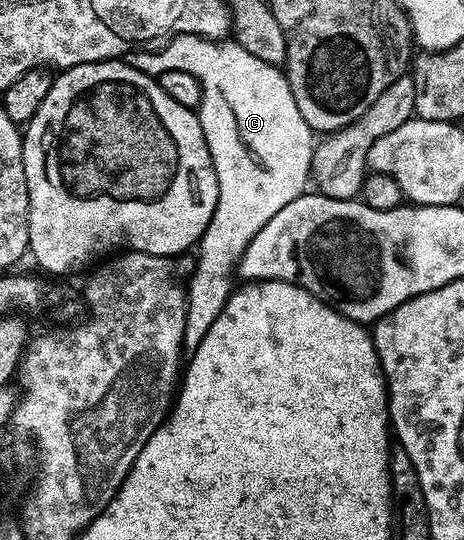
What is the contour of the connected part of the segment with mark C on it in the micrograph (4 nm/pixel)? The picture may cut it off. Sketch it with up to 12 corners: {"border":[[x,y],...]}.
{"border":[[232,39],[130,52],[183,70],[219,198],[185,297],[203,342],[251,238],[311,180],[284,71]]}

